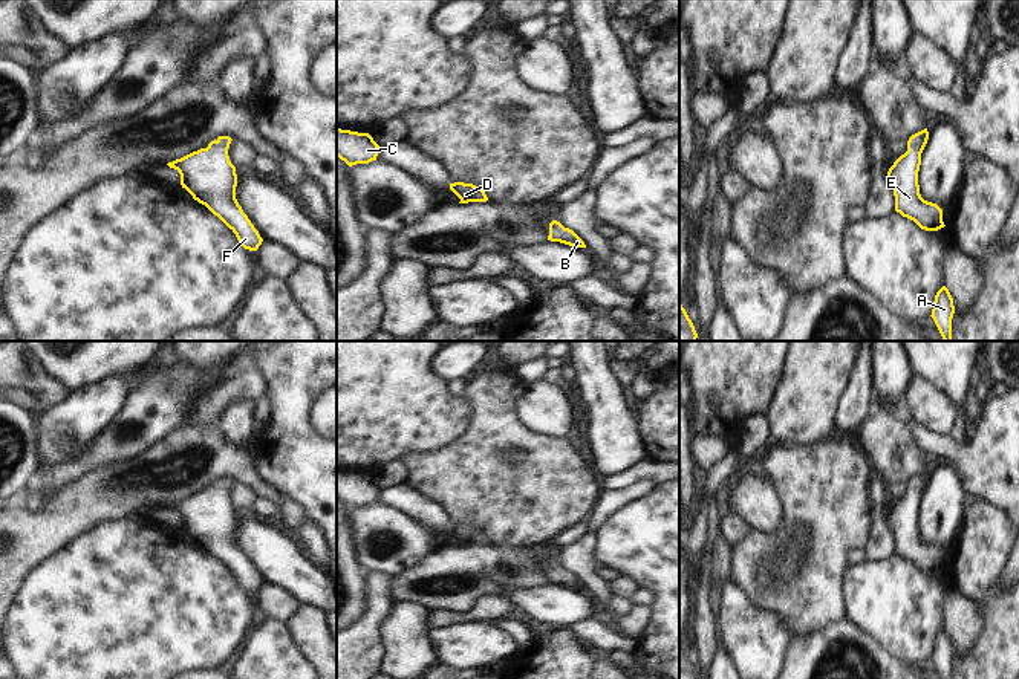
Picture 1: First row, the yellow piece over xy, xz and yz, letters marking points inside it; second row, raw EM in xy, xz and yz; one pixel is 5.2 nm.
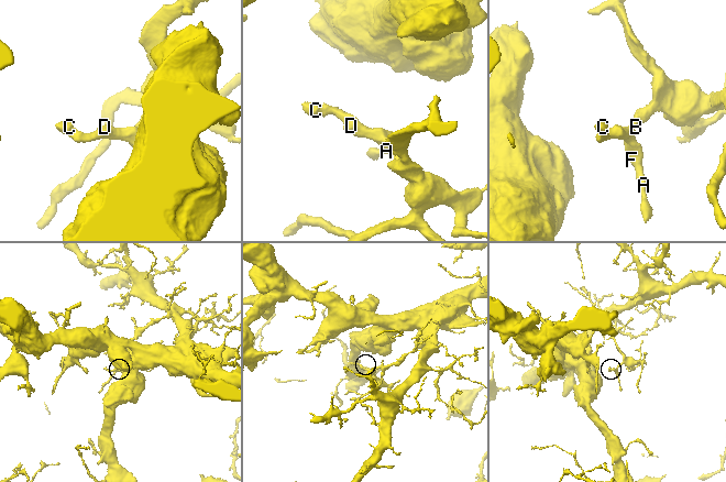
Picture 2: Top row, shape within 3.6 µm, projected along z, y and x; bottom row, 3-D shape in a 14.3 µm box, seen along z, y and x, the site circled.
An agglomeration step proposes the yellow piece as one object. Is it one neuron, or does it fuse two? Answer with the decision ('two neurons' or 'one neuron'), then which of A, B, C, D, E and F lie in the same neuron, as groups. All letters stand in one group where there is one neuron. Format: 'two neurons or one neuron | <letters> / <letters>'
one neuron | A B C D E F

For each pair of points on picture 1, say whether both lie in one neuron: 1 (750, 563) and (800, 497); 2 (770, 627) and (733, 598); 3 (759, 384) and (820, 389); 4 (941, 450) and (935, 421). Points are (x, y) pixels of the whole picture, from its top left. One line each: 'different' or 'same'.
1: same
2: same
3: different
4: different

